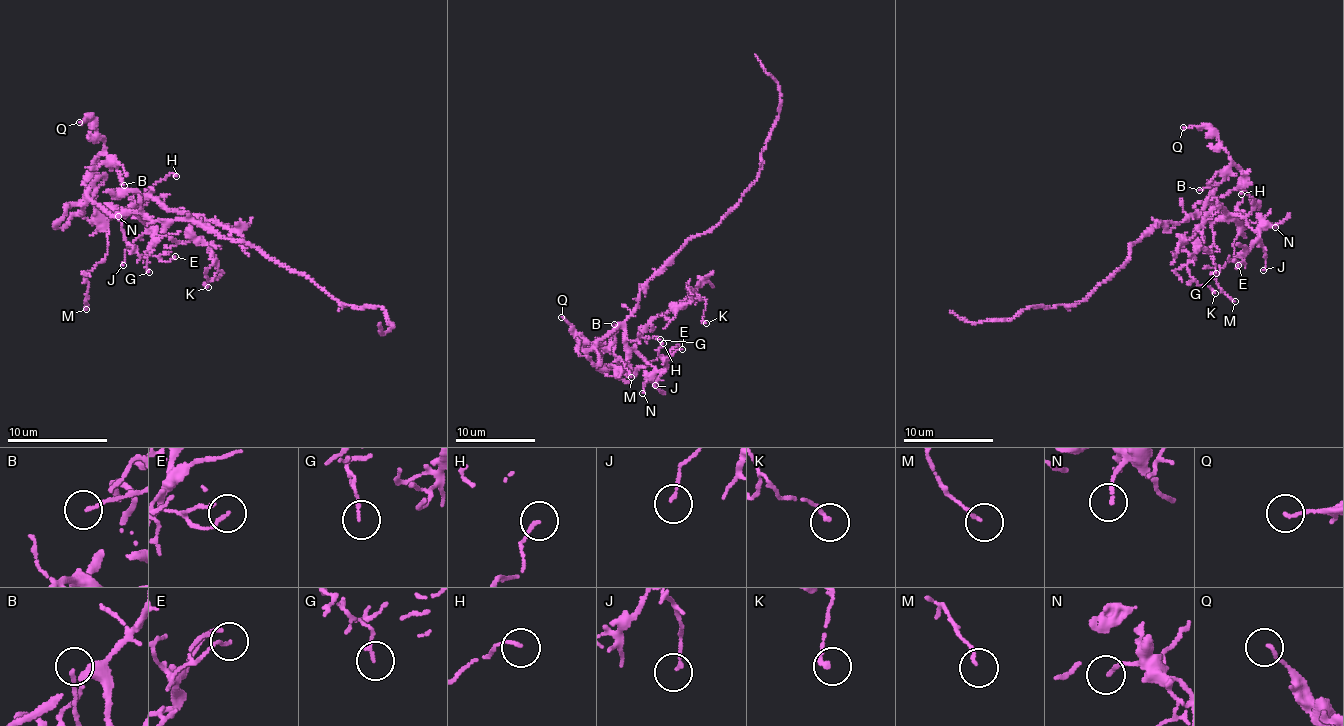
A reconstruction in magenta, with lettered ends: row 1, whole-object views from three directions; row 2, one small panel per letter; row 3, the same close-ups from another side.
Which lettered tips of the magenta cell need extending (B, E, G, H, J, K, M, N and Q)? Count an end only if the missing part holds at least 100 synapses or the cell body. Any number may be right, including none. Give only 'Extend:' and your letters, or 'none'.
Extend: none

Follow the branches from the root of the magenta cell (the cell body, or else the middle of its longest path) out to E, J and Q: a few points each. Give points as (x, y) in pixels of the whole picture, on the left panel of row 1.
E: (216, 232), (191, 221), (119, 214), (137, 206), (153, 234), (149, 253), (165, 261), (175, 256)
J: (216, 232), (191, 221), (119, 214), (130, 208), (140, 210), (146, 231), (125, 252), (123, 265)
Q: (216, 232), (191, 221), (107, 214), (83, 200), (87, 171), (104, 140), (90, 117), (79, 122)

